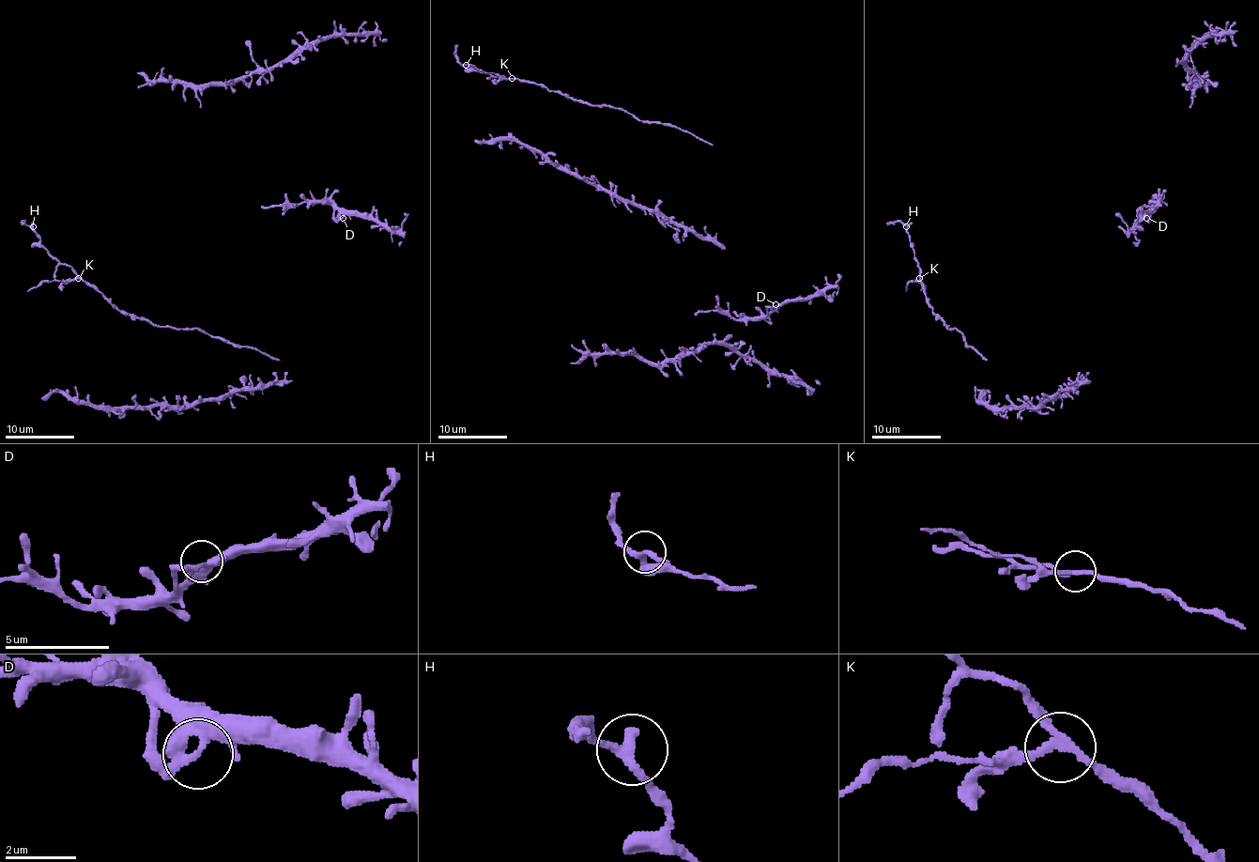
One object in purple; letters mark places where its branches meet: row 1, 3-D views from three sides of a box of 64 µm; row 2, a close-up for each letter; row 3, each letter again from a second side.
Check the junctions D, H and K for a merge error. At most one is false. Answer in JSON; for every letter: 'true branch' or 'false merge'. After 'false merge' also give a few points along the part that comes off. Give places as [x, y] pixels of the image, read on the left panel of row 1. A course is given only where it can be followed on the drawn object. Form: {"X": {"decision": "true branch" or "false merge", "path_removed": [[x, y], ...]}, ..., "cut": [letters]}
{"D": {"decision": "true branch"}, "H": {"decision": "true branch"}, "K": {"decision": "false merge", "path_removed": [[78, 279], [43, 280], [27, 291]]}, "cut": ["K"]}

